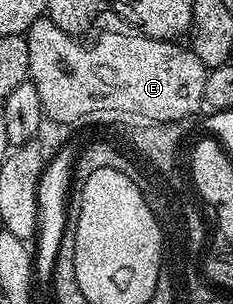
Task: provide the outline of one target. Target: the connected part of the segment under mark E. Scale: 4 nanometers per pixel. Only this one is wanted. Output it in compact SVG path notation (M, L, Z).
M42 17L40 19L37 19L35 21L35 25L31 25L31 29L25 32L24 37L27 41L27 49L29 50L29 79L35 85L35 89L39 89L39 101L41 102L42 112L44 112L45 115L47 115L50 112L53 112L53 115L56 115L59 119L70 119L72 124L76 124L78 121L81 121L81 119L88 120L90 117L93 117L93 107L113 107L114 109L123 109L125 111L126 116L129 117L140 117L142 120L149 120L153 123L169 122L172 124L176 124L178 122L177 119L185 119L188 117L188 115L195 114L197 110L202 110L203 104L205 102L205 76L207 74L207 69L199 61L199 57L195 57L195 53L192 51L192 49L190 49L188 46L180 47L180 42L177 41L170 41L167 39L152 39L150 35L142 35L140 33L129 34L133 35L124 35L124 33L121 31L116 31L116 29L110 29L104 33L98 34L96 38L94 38L97 39L94 41L94 43L85 43L89 41L82 41L80 38L69 35L67 31L59 29L59 25L55 25L52 19L48 17Z

